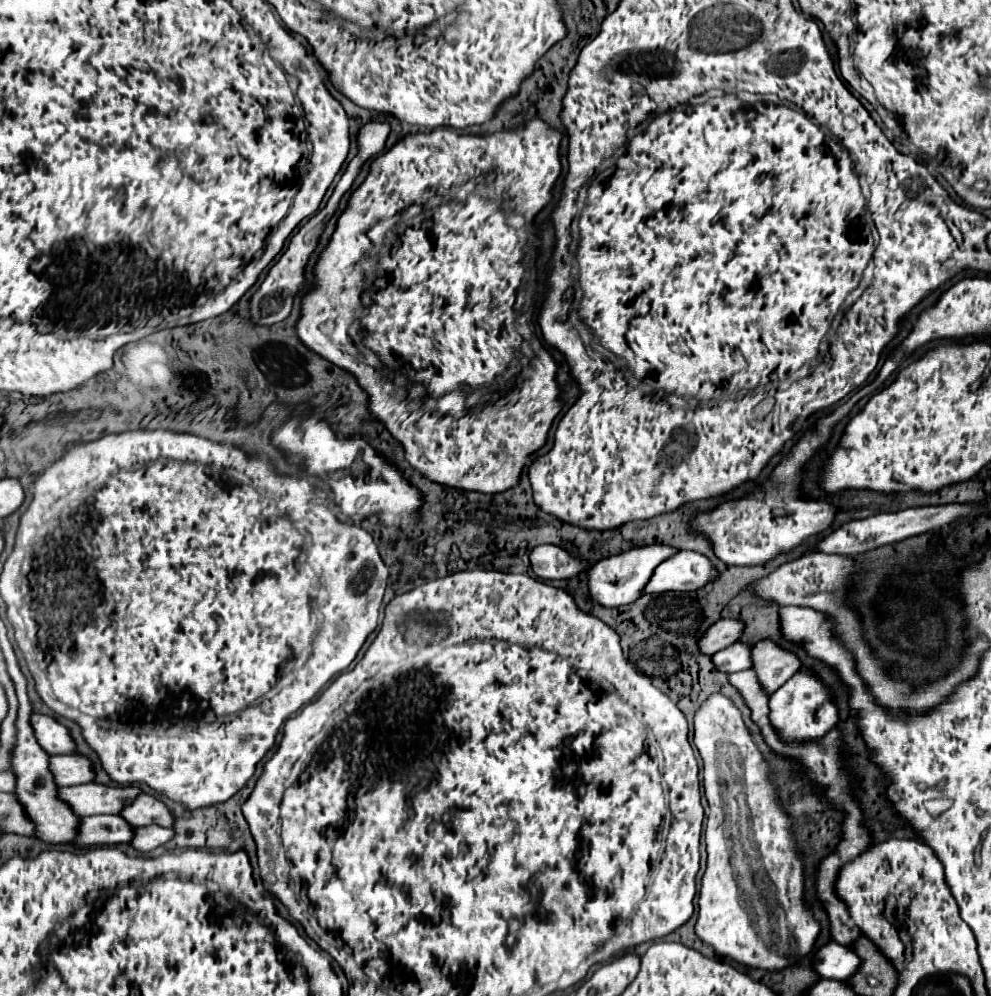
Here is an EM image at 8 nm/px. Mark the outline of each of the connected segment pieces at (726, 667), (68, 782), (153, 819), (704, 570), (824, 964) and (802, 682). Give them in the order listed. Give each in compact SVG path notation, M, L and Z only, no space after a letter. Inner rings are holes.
M735 642L729 648L723 648L721 652L715 652L711 656L711 662L715 664L715 668L719 672L725 672L725 674L741 672L741 670L751 668L749 652L751 652L751 646L747 646L743 642Z
M67 754L67 756L51 756L49 758L49 770L53 774L53 780L59 787L77 786L85 782L93 782L93 768L91 762L79 754Z
M139 794L131 804L127 804L119 812L119 816L135 828L151 826L151 824L157 824L157 826L163 826L163 828L173 826L173 816L167 810L167 806L159 800L155 800L149 794Z
M681 550L663 560L641 594L663 594L663 592L691 592L717 578L713 564L699 552Z
M827 942L817 950L811 968L819 978L847 980L857 970L857 964L861 964L861 960L857 958L857 954L851 952L849 946Z
M799 670L793 678L789 678L771 698L769 698L769 720L771 726L777 730L783 742L795 742L795 744L807 744L817 742L825 736L825 732L831 732L837 726L837 708L831 702L831 696L827 694L825 684L811 672L811 670Z

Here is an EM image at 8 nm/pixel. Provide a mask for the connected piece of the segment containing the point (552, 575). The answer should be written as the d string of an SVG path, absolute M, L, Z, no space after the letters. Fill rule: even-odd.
M553 544L533 548L529 558L531 558L531 570L545 580L565 580L589 568L589 564L573 560L563 548L557 548Z

